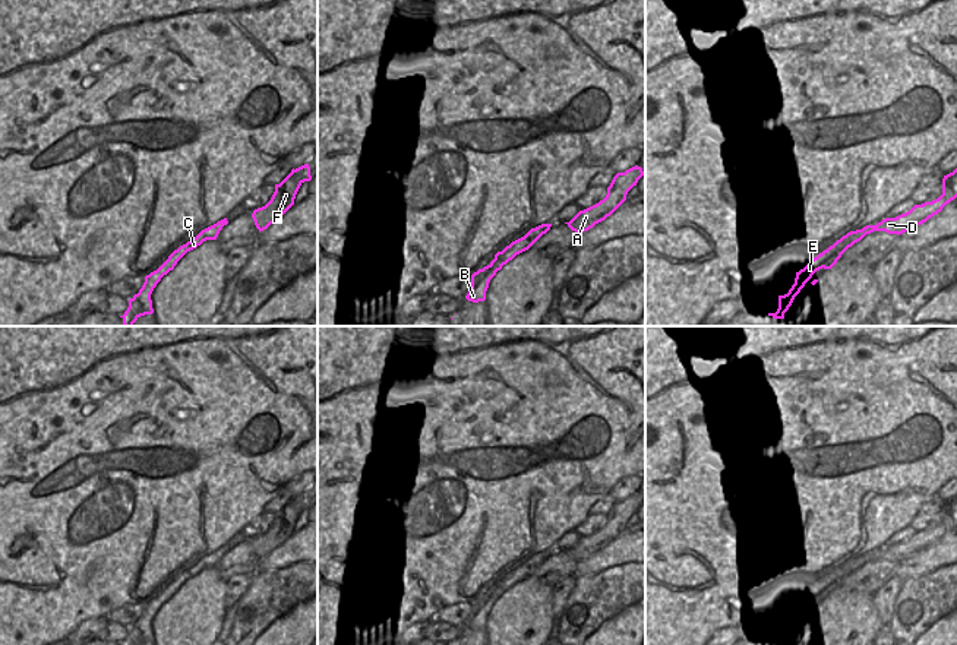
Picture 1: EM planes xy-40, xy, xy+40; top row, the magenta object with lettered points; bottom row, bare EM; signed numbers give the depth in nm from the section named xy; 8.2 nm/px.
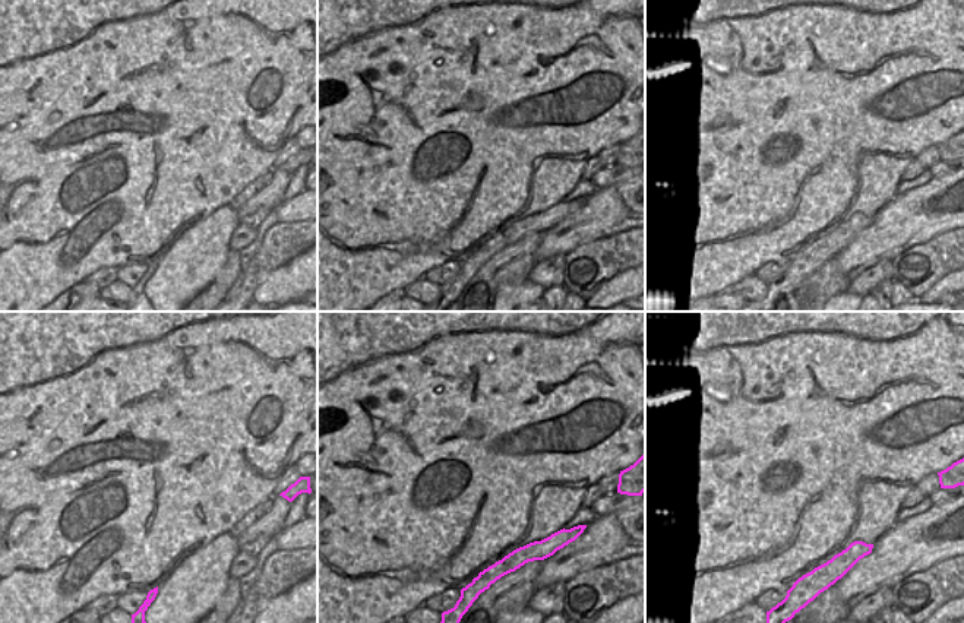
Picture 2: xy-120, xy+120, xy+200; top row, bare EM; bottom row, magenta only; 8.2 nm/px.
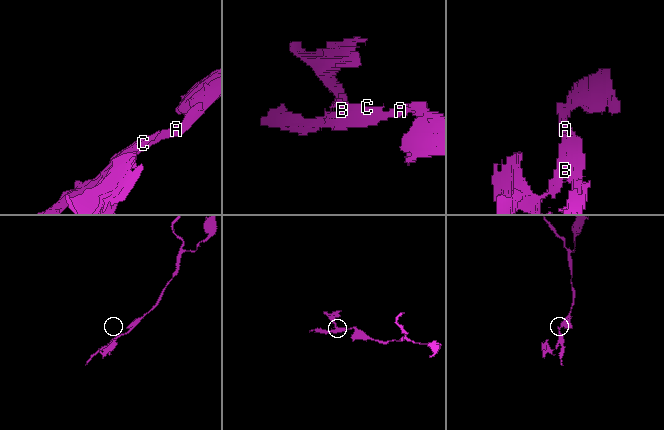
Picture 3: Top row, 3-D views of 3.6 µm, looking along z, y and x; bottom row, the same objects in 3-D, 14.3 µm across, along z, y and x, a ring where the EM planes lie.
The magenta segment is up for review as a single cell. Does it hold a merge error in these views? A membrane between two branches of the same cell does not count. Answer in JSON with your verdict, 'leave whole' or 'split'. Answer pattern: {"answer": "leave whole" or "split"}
{"answer": "split"}

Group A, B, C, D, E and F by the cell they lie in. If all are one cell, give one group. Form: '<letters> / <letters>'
A D E F / B C

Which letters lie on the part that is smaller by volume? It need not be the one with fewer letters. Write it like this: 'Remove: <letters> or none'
Remove: B, C

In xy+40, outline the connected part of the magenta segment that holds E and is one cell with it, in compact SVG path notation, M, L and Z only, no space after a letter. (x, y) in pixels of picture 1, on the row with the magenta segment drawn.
M837 243L830 246L827 250L814 257L803 269L796 272L795 284L787 294L778 295L778 309L776 313L768 313L773 319L784 319L784 313L792 306L795 297L800 293L805 284L812 278L812 275L822 269L825 256L837 247Z

